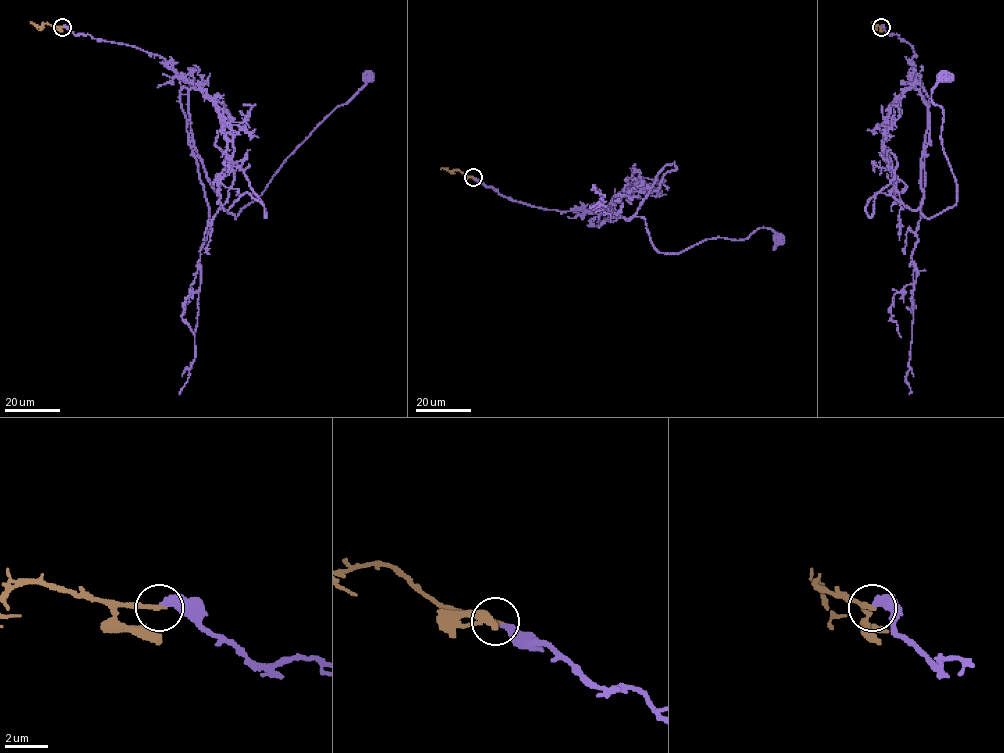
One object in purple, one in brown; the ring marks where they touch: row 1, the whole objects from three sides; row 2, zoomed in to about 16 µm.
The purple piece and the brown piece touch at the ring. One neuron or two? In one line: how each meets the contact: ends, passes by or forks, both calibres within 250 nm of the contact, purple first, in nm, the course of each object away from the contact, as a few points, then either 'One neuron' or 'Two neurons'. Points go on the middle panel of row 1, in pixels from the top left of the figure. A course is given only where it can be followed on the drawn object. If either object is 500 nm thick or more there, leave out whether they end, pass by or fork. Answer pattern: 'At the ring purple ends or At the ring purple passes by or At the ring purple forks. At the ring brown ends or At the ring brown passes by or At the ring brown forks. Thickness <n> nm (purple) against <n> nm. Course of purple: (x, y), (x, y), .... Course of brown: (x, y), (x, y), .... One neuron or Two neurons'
At the ring purple ends. At the ring brown ends. Thickness 360 nm (purple) against 240 nm. Course of purple: (473, 177), (512, 200), (597, 209), (599, 224), (643, 217), (659, 252), (744, 240), (762, 227), (778, 235). Course of brown: (472, 177), (458, 170), (440, 169). One neuron

